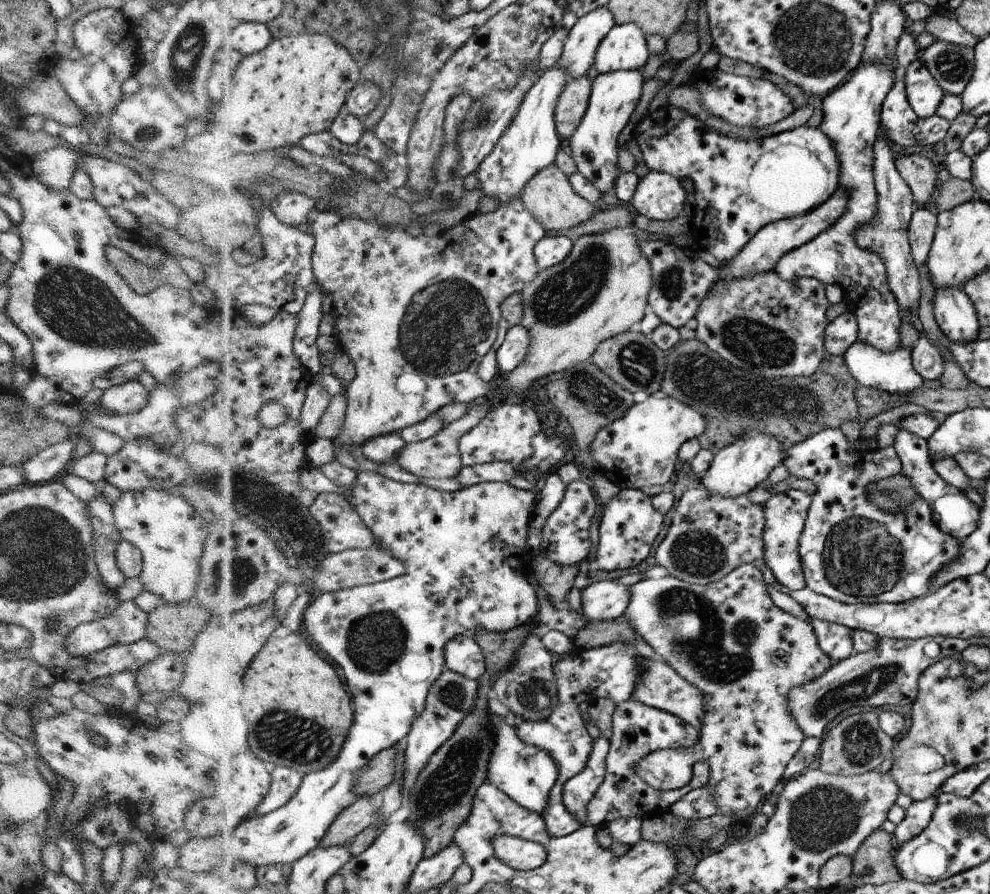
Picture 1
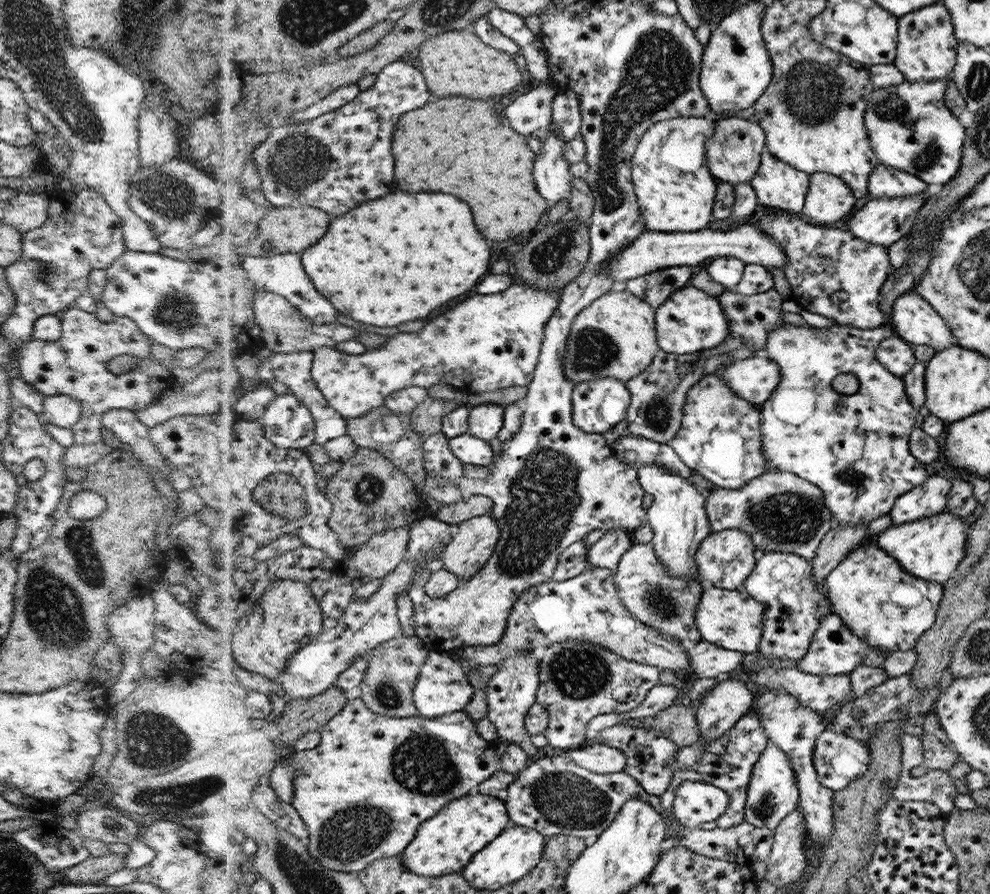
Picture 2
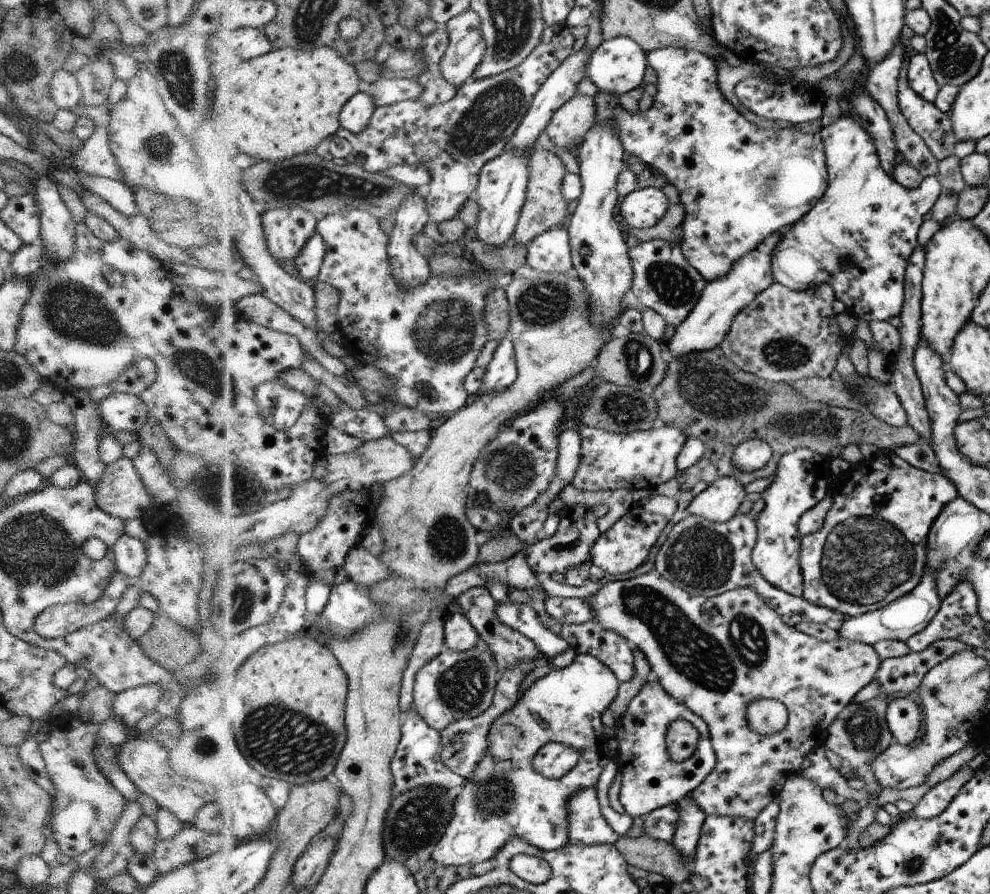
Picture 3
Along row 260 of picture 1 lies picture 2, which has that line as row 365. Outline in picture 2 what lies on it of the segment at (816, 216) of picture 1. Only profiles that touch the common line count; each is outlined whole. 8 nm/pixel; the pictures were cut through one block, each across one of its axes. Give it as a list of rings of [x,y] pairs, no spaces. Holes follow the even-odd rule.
[[[757,354],[730,364],[719,374],[740,398],[763,408],[764,403],[776,392],[782,370],[774,360]]]

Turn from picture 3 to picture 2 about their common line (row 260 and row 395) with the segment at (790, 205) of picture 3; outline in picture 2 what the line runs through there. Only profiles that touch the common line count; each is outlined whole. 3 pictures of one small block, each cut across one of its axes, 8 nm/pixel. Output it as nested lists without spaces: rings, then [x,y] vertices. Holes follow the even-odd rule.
[[[734,362],[719,365],[716,372],[706,375],[690,390],[687,404],[685,405],[685,418],[682,420],[681,430],[678,431],[673,441],[668,443],[680,457],[680,460],[700,476],[707,478],[711,484],[723,489],[736,490],[749,484],[753,478],[760,477],[768,472],[765,464],[764,445],[762,440],[762,425],[760,406],[754,406],[744,398],[740,398],[721,378],[719,372],[728,368]]]

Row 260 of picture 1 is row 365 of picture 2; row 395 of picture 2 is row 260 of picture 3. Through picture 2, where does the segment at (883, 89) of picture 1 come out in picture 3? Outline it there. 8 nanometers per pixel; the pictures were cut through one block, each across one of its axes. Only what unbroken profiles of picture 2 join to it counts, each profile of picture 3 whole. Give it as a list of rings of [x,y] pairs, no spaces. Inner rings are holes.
[[[845,111],[838,120],[834,120],[832,124],[828,124],[820,130],[820,136],[824,138],[825,144],[825,161],[828,165],[829,186],[826,187],[825,194],[818,203],[814,204],[814,208],[808,215],[802,216],[797,223],[792,224],[784,230],[780,242],[777,244],[776,250],[772,256],[772,267],[774,283],[782,284],[794,292],[806,290],[806,288],[818,288],[822,284],[830,284],[836,293],[838,300],[844,302],[846,309],[853,314],[858,320],[868,321],[886,321],[894,316],[900,316],[902,306],[905,306],[905,286],[904,286],[904,268],[908,268],[909,259],[916,250],[916,236],[920,230],[920,224],[924,222],[924,216],[930,212],[937,200],[941,198],[942,185],[938,176],[929,176],[922,181],[920,186],[914,189],[904,188],[898,181],[886,172],[881,164],[880,157],[877,153],[877,147],[874,144],[873,137],[869,135],[869,131],[865,129],[850,112]]]

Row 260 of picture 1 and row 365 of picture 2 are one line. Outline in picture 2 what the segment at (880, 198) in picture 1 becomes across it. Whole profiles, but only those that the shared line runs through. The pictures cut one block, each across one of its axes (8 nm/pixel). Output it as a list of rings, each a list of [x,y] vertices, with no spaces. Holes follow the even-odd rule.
[[[897,336],[885,338],[876,348],[876,358],[898,377],[904,377],[916,364],[913,346]]]

